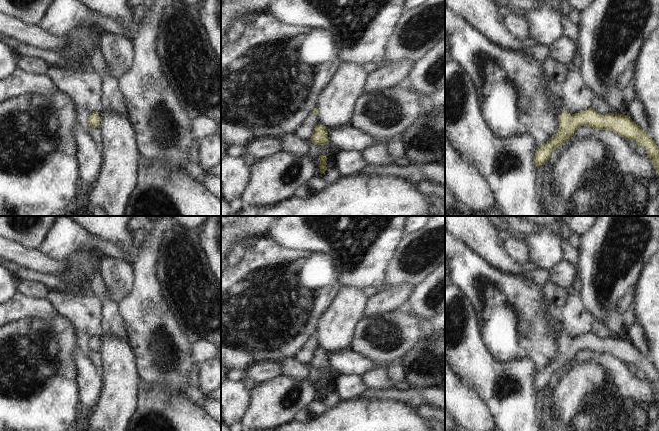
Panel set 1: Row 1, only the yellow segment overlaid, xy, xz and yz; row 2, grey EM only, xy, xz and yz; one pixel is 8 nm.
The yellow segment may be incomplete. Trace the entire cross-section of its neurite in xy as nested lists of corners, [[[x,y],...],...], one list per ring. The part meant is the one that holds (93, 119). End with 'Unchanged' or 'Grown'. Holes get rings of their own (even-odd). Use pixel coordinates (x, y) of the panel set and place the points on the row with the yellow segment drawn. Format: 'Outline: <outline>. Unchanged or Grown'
Outline: [[[92,112],[89,116],[88,116],[88,125],[89,127],[92,128],[99,128],[100,125],[100,116],[99,116],[99,112]]]. Unchanged

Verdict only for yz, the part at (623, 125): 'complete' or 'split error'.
complete

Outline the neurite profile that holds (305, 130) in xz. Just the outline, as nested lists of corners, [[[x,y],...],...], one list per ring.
[[[311,112],[304,121],[296,128],[294,133],[298,138],[303,141],[310,140],[313,130],[316,125],[321,124],[318,120],[318,117]]]

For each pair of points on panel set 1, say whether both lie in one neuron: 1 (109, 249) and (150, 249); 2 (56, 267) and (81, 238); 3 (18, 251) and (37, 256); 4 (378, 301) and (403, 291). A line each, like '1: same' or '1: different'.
1: different
2: different
3: same
4: same

